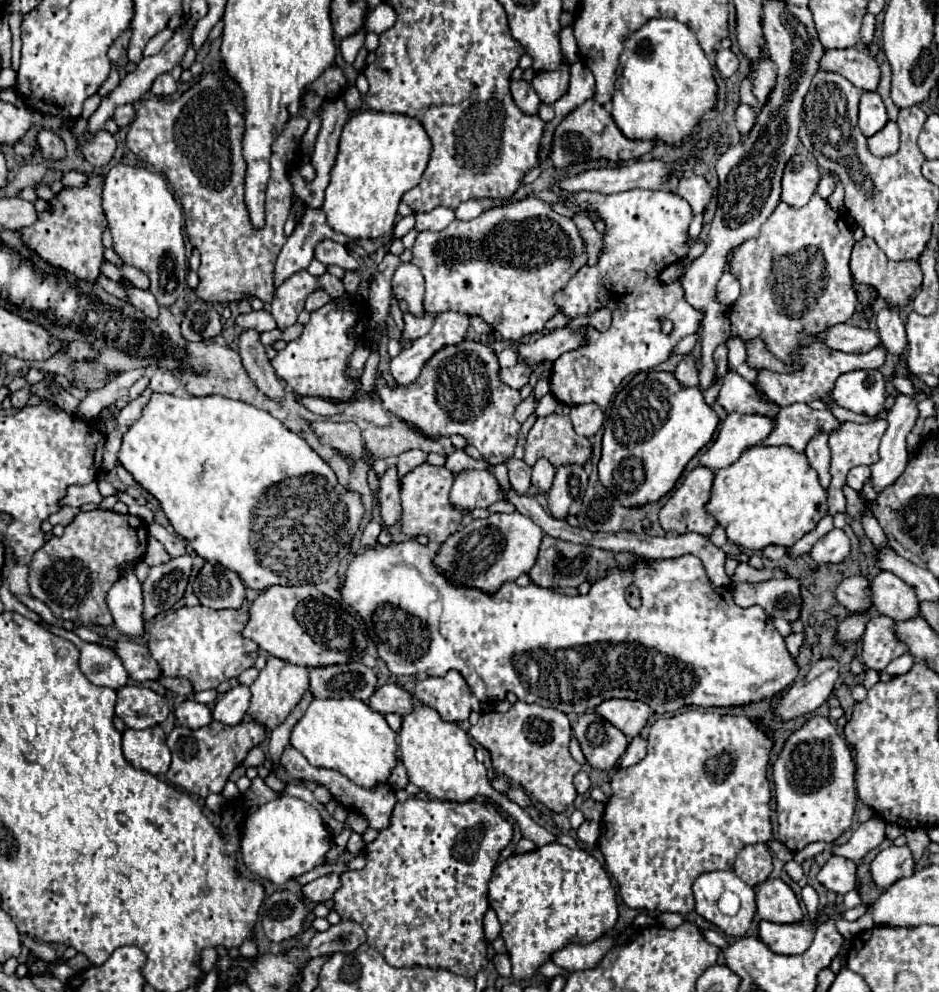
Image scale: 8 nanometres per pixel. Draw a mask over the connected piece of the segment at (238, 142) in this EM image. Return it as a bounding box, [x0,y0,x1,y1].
[128,74,308,304]

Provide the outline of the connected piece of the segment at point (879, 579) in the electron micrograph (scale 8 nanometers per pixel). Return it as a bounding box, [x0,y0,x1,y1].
[872,572,920,620]

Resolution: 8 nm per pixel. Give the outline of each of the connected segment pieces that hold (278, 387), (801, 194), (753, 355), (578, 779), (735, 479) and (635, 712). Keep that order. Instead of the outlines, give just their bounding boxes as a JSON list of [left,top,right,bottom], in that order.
[[238,330,284,400],[782,154,820,208],[746,340,798,372],[574,770,590,794],[706,446,828,550],[594,698,652,738]]

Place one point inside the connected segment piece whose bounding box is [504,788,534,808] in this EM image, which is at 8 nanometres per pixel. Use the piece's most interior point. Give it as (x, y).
(518, 795)

